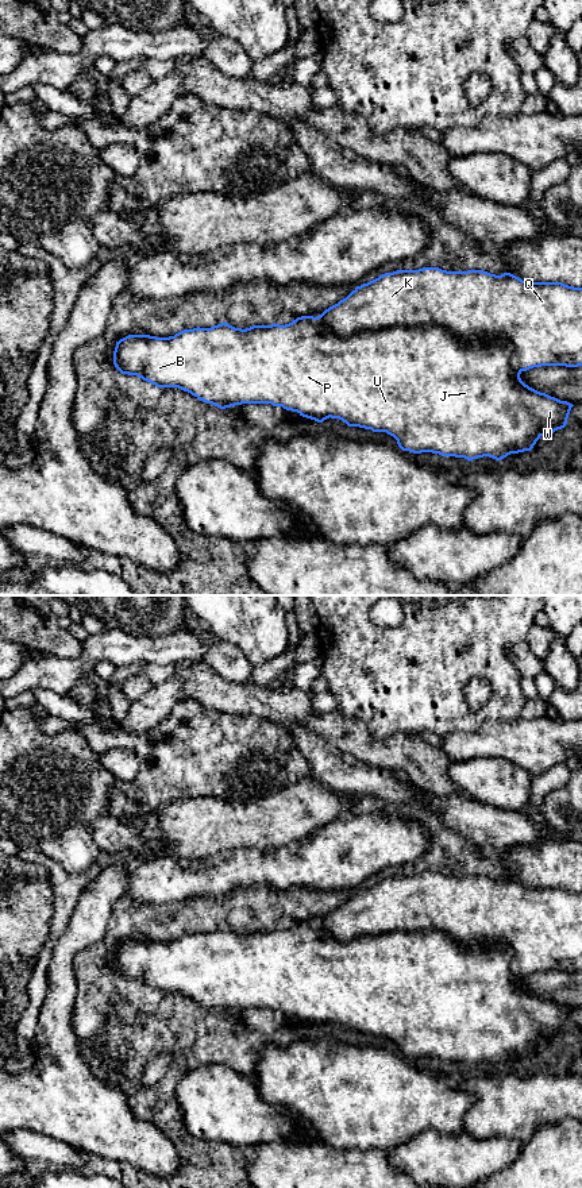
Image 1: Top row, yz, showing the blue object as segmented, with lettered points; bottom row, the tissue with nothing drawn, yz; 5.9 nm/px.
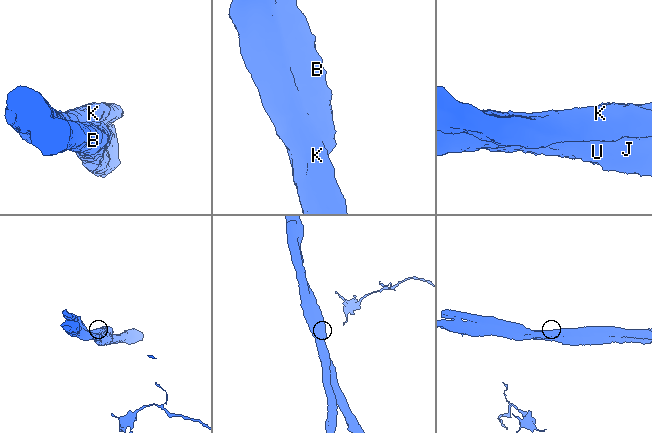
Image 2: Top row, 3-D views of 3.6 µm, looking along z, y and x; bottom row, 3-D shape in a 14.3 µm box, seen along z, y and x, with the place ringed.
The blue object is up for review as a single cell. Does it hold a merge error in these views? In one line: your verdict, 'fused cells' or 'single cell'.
fused cells

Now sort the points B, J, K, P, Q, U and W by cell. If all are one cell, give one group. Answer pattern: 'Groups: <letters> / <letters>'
Groups: B J P U W / K Q

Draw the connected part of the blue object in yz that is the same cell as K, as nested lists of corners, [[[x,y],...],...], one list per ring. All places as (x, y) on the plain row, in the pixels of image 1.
[[[439,872],[397,875],[356,891],[320,921],[335,938],[348,942],[359,936],[390,932],[442,932],[463,948],[477,944],[512,950],[510,969],[519,976],[541,971],[582,971],[582,892],[562,887],[525,887],[504,878],[447,876]]]

